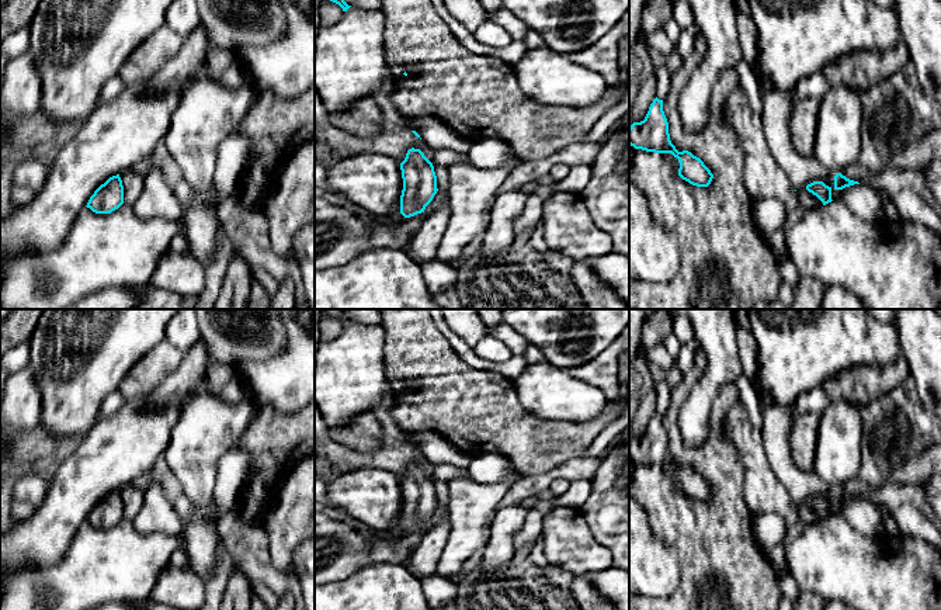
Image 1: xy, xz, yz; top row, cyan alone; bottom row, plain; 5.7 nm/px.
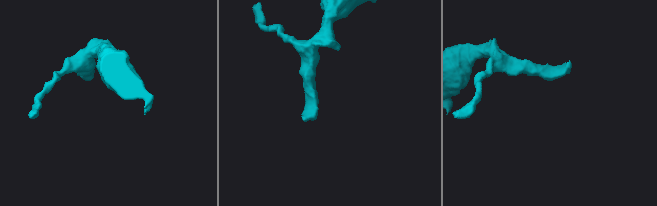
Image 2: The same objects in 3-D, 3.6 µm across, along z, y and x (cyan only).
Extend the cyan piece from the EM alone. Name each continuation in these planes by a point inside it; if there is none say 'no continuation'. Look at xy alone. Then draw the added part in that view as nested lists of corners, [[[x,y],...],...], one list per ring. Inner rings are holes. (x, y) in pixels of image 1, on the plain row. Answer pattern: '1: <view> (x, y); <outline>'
no continuation

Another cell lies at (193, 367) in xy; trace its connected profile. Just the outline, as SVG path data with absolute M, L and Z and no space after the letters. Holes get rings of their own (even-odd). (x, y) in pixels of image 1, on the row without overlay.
M199 339L184 354L177 370L166 377L153 391L150 391L150 395L163 402L173 396L184 395L205 378L208 365L208 350Z

